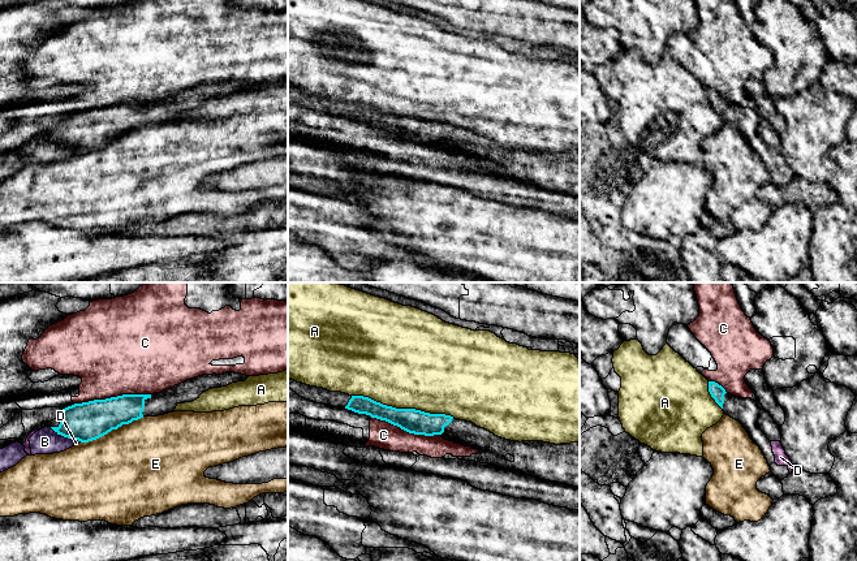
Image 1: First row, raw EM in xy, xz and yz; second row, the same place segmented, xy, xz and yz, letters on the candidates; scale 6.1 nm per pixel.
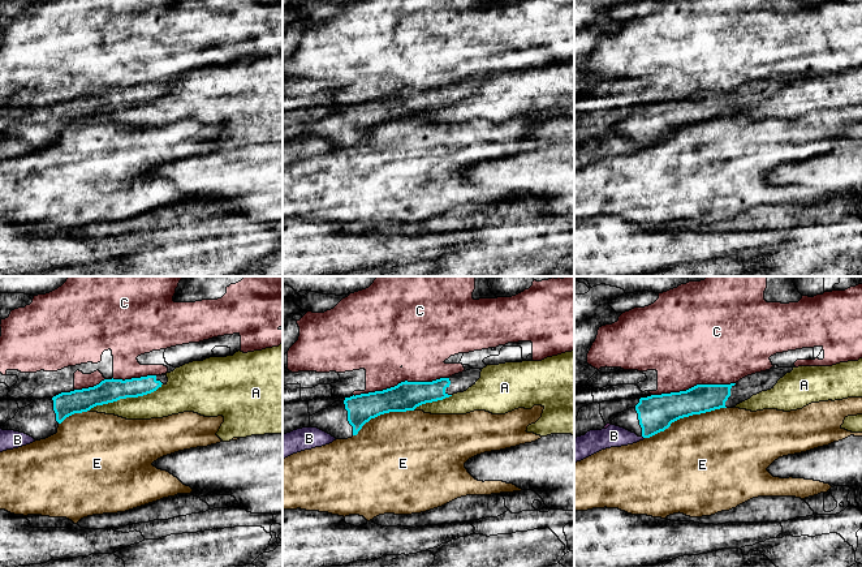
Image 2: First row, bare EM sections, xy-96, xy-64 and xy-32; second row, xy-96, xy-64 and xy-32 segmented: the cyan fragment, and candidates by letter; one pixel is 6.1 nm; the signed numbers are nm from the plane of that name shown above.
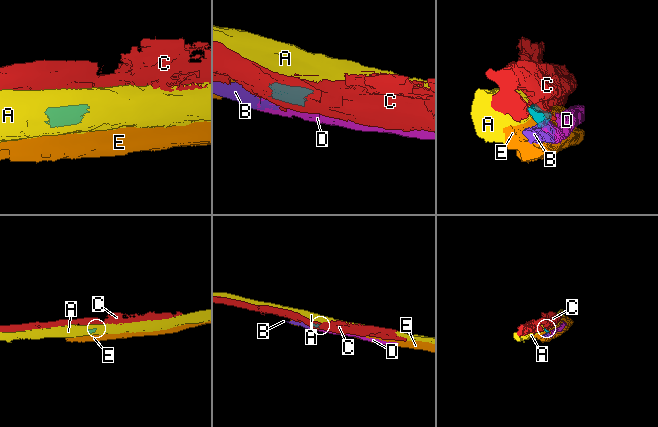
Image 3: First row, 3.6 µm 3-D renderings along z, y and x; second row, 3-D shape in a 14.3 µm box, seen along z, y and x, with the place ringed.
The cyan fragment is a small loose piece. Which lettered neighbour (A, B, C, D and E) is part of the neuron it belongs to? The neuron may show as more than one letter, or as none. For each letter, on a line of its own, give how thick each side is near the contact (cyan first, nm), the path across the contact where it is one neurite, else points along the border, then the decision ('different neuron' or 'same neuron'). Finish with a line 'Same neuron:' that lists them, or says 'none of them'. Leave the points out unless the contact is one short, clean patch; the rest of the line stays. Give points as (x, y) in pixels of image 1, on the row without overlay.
A: 150/500 nm | different neuron
B: 240/160 nm | along xy (64, 145), (73, 150) | different neuron
C: 240/480 nm | different neuron
D: 240/30 nm | along xy (74, 149), (81, 150) | different neuron
E: 240/480 nm | different neuron
Same neuron: none of them

